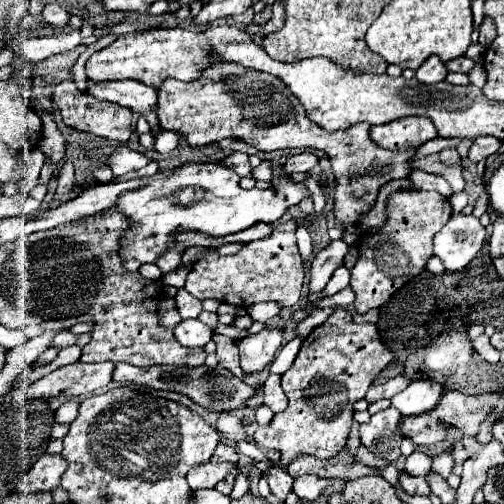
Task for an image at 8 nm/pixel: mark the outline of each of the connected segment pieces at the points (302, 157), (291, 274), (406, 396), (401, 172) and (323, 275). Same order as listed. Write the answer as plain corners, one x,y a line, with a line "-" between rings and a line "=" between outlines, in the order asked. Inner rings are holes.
303,152
303,154
297,154
297,156
287,158
287,162
283,164
283,170
285,170
285,174
291,174
291,172
307,172
307,170
311,170
317,164
319,164
319,158
315,154
=
291,218
287,222
277,224
271,236
245,244
237,254
231,256
221,256
217,252
207,254
205,258
197,260
191,266
185,290
199,300
213,298
219,302
233,304
237,308
247,308
263,300
275,300
287,308
297,304
301,300
303,278
305,278
303,260
299,256
295,242
295,230
299,226
307,226
313,232
317,224
313,224
311,218
=
417,380
411,382
403,392
391,398
391,406
395,406
403,416
419,416
431,412
443,394
443,386
433,380
=
213,60
211,66
201,70
201,76
193,82
181,82
175,78
165,78
163,84
159,86
159,118
161,118
161,130
173,130
179,132
183,136
183,142
191,148
203,148
209,144
215,144
223,138
235,136
247,144
251,144
253,148
261,150
261,152
273,152
273,150
285,150
285,148
317,148
323,150
333,162
335,162
335,218
337,218
337,226
343,226
343,240
347,244
355,244
361,230
357,230
357,222
361,220
361,216
371,208
379,186
387,184
389,180
397,180
397,178
407,178
411,174
411,170
419,168
431,174
443,174
447,166
443,166
439,162
437,156
427,156
423,160
417,160
413,164
413,168
407,166
407,160
413,156
413,148
403,148
403,150
383,150
379,146
375,146
375,142
371,142
371,138
367,138
367,124
355,124
349,126
345,130
339,132
329,132
323,130
321,126
313,124
307,118
307,112
303,110
303,104
299,102
299,98
295,98
295,94
291,94
291,90
281,82
281,78
267,74
267,72
259,72
259,70
249,70
245,66
239,64
231,64
231,62
221,62
221,60
=
333,240
331,246
317,252
317,256
311,262
311,276
309,276
309,284
307,284
309,296
313,296
325,288
333,270
343,264
343,256
347,254
347,250
349,250
349,246
343,240

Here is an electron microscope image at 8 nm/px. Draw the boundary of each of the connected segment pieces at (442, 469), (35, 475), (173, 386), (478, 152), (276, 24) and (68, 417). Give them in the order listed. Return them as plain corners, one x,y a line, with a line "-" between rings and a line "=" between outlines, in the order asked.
443,452
443,454
435,456
431,468
435,472
439,472
443,478
447,478
451,474
451,468
453,468
453,456
451,456
451,452
=
43,454
19,480
19,492
49,492
59,486
61,474
67,470
67,464
57,454
=
119,362
113,374
115,382
133,382
139,386
147,386
147,388
155,388
155,390
169,390
169,392
179,392
189,396
195,404
203,406
205,410
211,412
231,412
235,408
239,408
241,404
245,404
249,398
253,398
255,388
247,386
241,378
237,378
235,374
231,374
227,368
223,366
215,366
209,368
207,364
199,366
199,368
191,368
191,366
151,366
151,368
137,368
131,366
127,362
=
479,136
479,138
475,138
475,142
471,144
467,158
477,164
479,160
495,154
495,152
499,150
499,146
501,146
501,142
499,142
495,136
=
279,2
273,4
273,14
271,14
271,20
263,26
263,34
271,34
275,30
279,30
283,26
283,20
285,20
285,14
283,14
283,6
=
65,402
63,406
59,406
55,412
57,422
65,422
65,424
73,422
73,418
77,416
77,406
79,406
77,402

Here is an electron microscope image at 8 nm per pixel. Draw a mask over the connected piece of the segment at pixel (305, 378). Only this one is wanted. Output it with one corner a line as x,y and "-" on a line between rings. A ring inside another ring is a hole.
337,308
303,340
293,366
281,376
283,392
289,398
287,410
275,414
267,426
259,426
253,440
261,448
279,450
281,464
291,462
301,452
321,460
335,456
345,448
351,430
353,402
365,396
373,378
391,358
393,354
379,340
377,326
355,324
347,310

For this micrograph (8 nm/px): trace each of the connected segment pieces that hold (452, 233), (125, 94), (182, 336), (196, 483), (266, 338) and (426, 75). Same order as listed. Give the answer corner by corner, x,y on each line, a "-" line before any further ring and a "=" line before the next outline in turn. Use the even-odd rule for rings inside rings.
451,216
449,222
433,236
433,254
443,262
445,270
465,268
481,250
485,228
475,216
=
113,80
113,82
89,82
87,94
99,100
109,100
143,114
157,106
157,90
135,80
=
183,318
177,326
173,326
173,334
175,334
175,340
187,348
195,348
195,346
203,348
211,340
209,326
201,324
199,320
187,320
187,318
=
205,462
205,464
193,466
187,472
187,482
189,482
191,490
197,490
197,488
215,488
215,484
219,480
223,480
227,474
231,474
231,470
233,470
233,466
229,462
219,462
219,464
=
265,328
257,334
245,336
239,340
239,356
241,368
245,372
259,372
267,362
271,362
277,350
283,344
283,330
281,328
=
431,56
427,58
417,70
415,70
415,78
423,84
437,84
437,82
443,82
447,76
447,68
445,64
437,58
437,56

